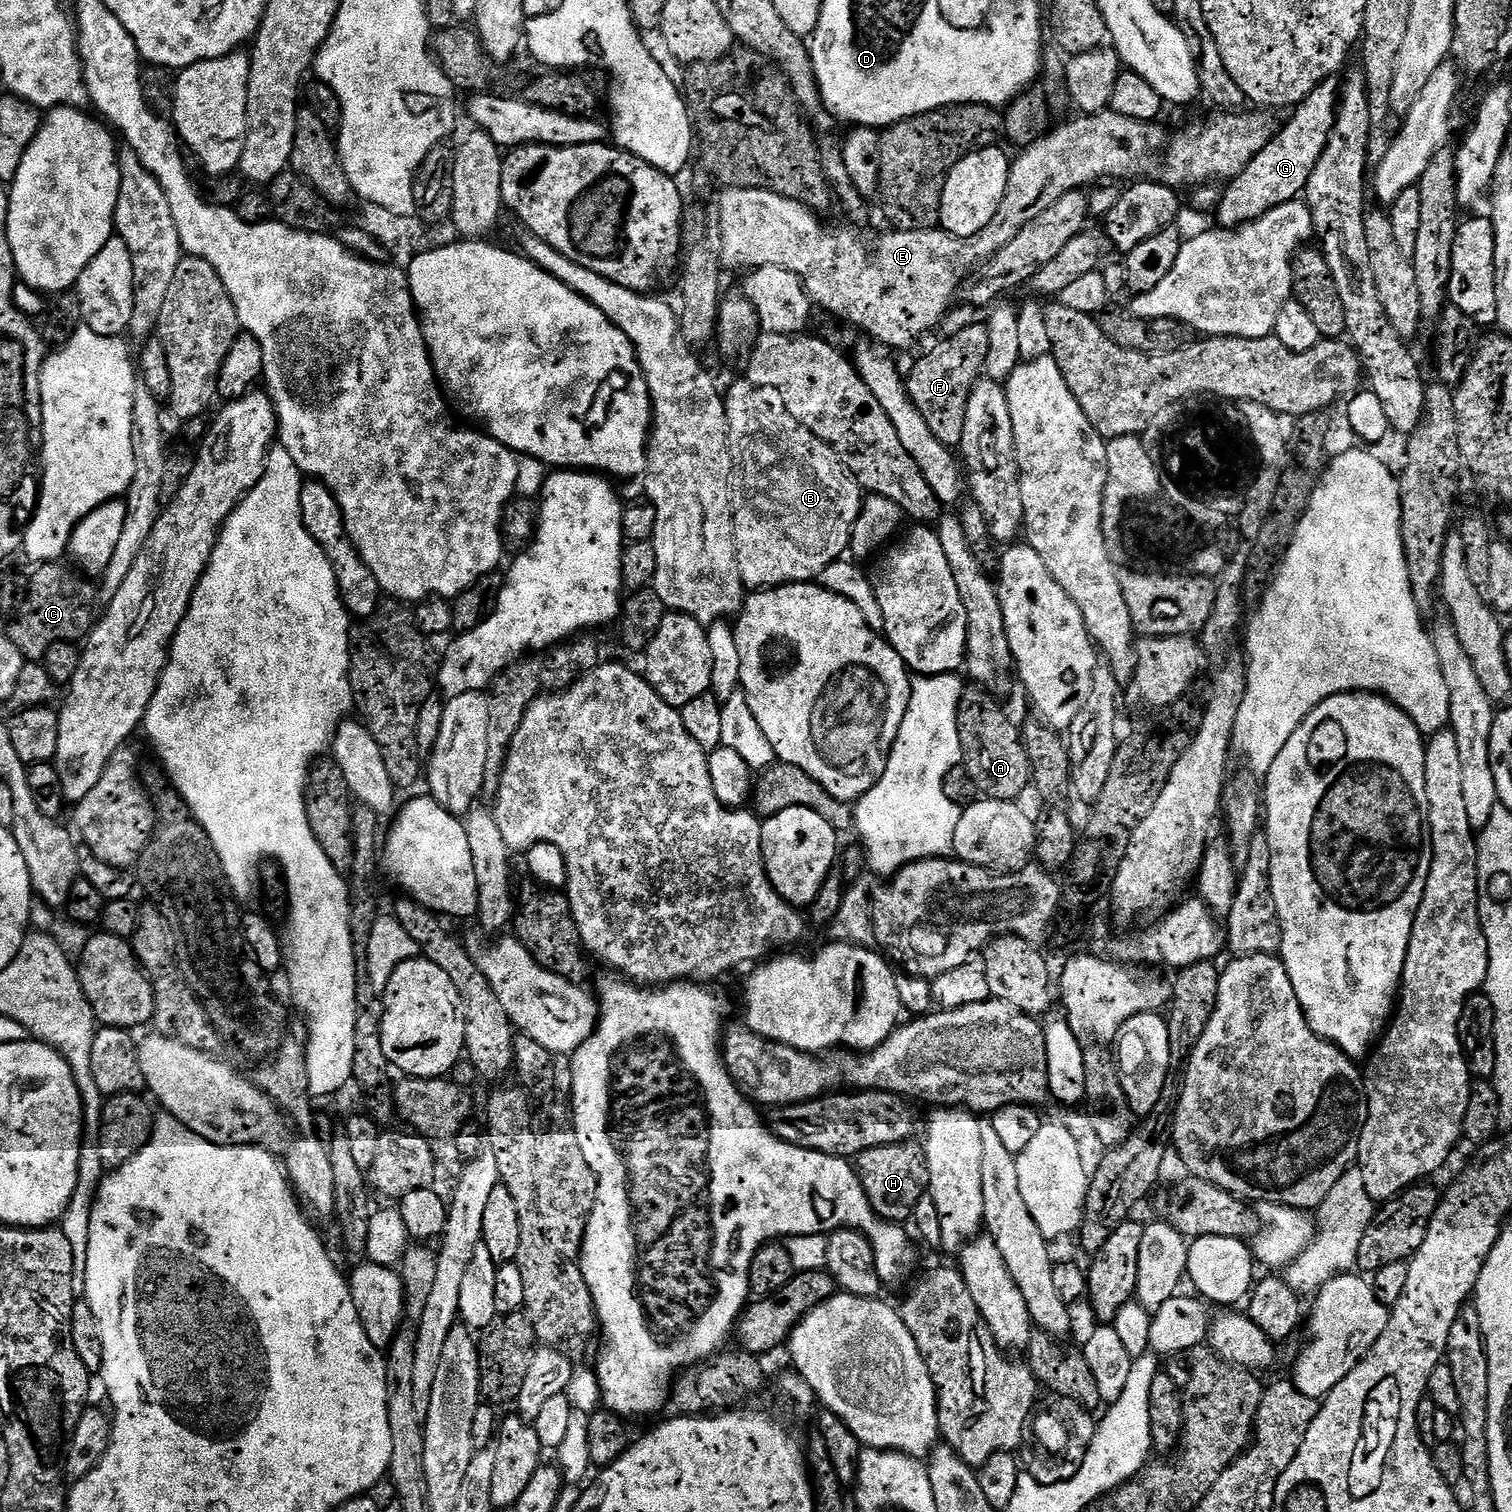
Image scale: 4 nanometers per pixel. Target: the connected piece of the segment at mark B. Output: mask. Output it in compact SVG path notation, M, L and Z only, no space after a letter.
M740 378L740 381L733 386L724 396L724 405L728 415L728 429L730 430L730 442L732 443L732 458L734 461L734 472L738 477L738 496L744 499L744 504L748 508L739 509L736 512L736 553L738 554L738 570L744 583L745 589L763 590L766 588L781 588L783 584L807 584L815 581L830 566L830 562L841 559L849 551L852 543L852 531L854 522L860 513L862 503L862 489L857 480L848 473L844 463L838 458L838 454L822 438L818 438L790 410L786 410L786 402L782 394L773 388L757 388L746 378Z

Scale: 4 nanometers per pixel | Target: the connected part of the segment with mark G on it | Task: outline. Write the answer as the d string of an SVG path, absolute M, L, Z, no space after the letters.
M1339 79L1323 80L1305 100L1291 109L1292 117L1289 118L1288 125L1285 128L1283 125L1267 146L1233 180L1227 181L1225 188L1228 189L1223 189L1220 201L1214 209L1214 216L1220 219L1221 229L1239 230L1278 206L1297 199L1307 189L1310 176L1314 174L1314 166L1318 166L1318 158L1322 158L1322 150L1326 150L1326 142L1334 130L1341 87Z

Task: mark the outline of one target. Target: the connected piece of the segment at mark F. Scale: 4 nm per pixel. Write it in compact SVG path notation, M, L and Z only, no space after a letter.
M987 323L968 324L961 332L953 334L949 340L944 340L941 344L936 344L916 365L912 368L912 377L907 377L908 394L913 402L918 406L918 410L928 420L930 430L943 444L949 446L959 446L964 440L966 430L966 418L968 403L972 394L972 388L982 379L988 363L988 351L990 350L990 334L988 333Z

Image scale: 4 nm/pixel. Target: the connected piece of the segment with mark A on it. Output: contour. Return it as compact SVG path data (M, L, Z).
M972 686L960 700L960 741L964 743L963 763L985 797L1016 802L1034 780L1034 767L1021 729L1000 709L993 693Z

